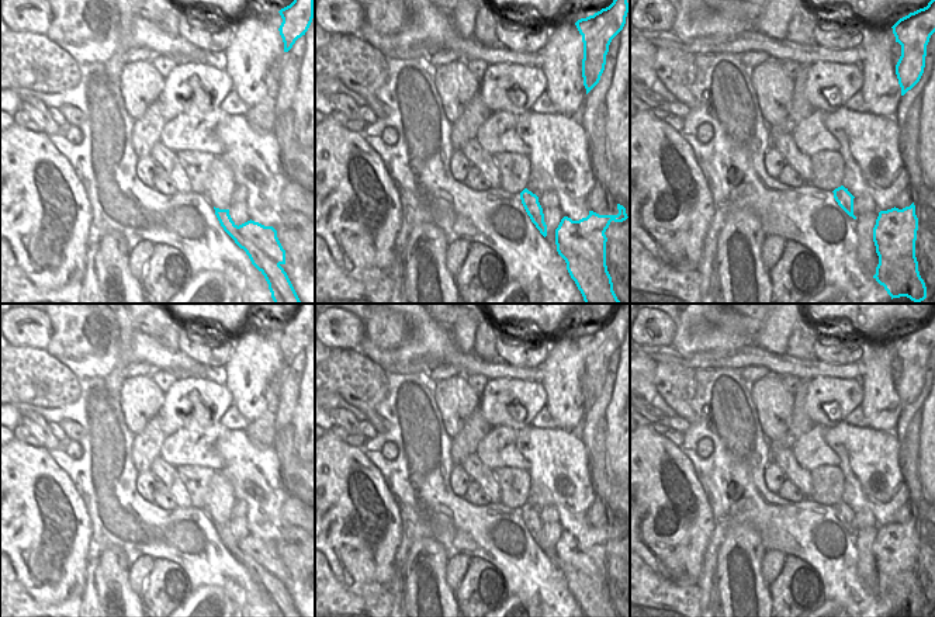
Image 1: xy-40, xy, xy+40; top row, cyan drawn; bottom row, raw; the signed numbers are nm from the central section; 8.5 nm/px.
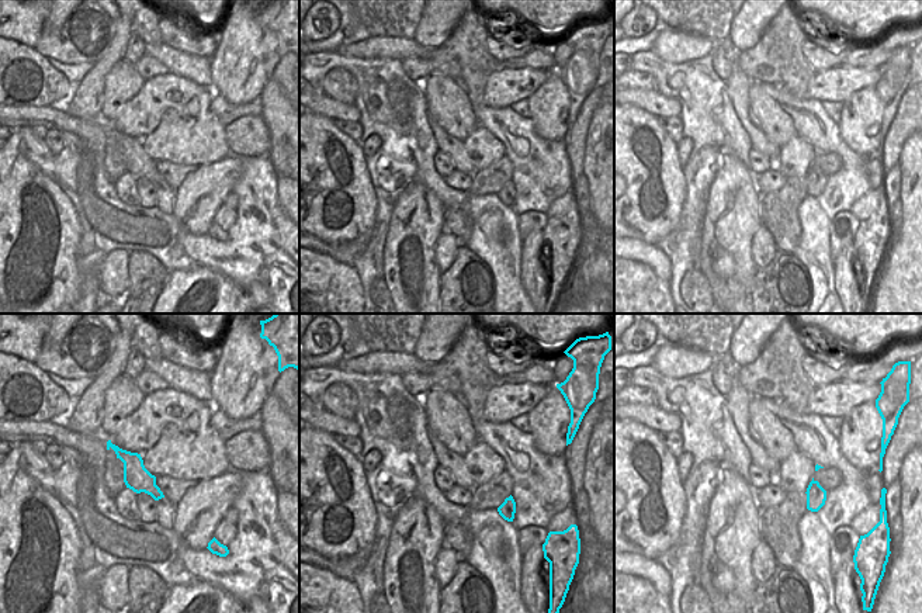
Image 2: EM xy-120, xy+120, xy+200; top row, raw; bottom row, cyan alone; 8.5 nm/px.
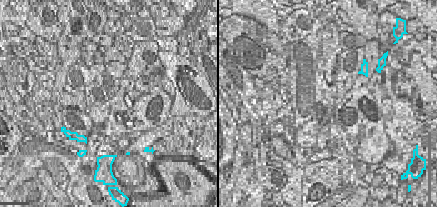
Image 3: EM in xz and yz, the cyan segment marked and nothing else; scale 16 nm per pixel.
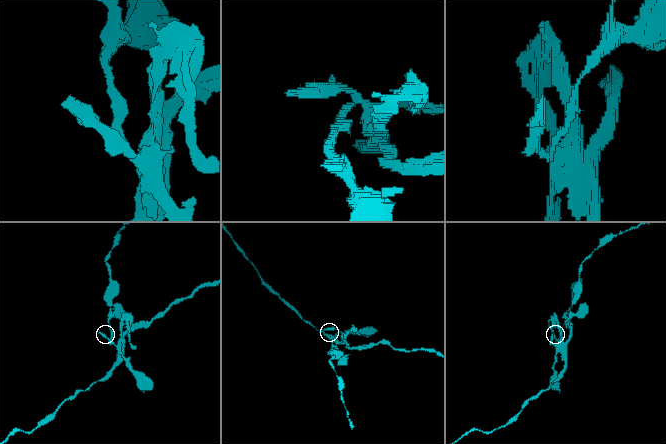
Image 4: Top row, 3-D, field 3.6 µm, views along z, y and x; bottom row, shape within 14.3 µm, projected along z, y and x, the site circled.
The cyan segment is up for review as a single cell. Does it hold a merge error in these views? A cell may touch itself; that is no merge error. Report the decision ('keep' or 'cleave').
cleave

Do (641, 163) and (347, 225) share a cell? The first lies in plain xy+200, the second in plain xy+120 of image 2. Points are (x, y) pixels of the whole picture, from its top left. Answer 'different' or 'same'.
same

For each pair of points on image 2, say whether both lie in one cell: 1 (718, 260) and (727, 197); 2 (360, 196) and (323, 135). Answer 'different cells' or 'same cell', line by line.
1: same cell
2: same cell

